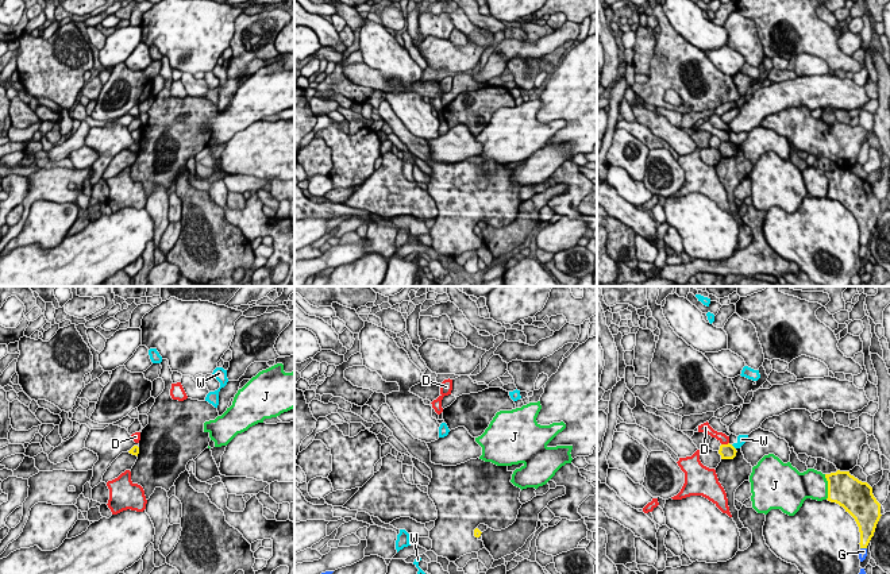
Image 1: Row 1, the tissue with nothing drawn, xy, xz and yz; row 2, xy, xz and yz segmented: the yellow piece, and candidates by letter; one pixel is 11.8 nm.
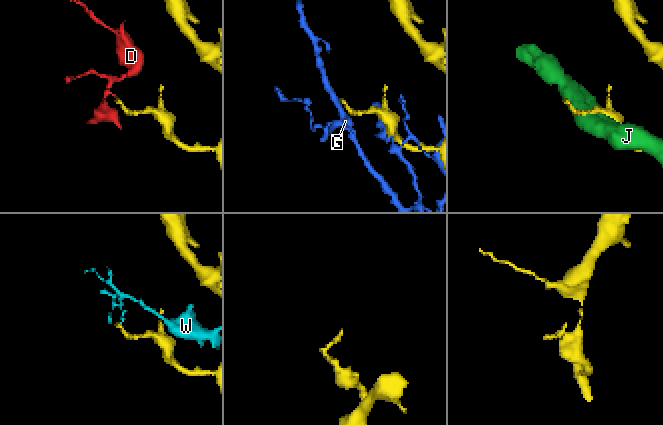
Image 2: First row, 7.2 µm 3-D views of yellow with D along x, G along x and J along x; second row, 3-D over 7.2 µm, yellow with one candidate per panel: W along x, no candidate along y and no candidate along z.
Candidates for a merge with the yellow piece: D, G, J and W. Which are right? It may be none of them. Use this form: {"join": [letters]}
{"join": []}

